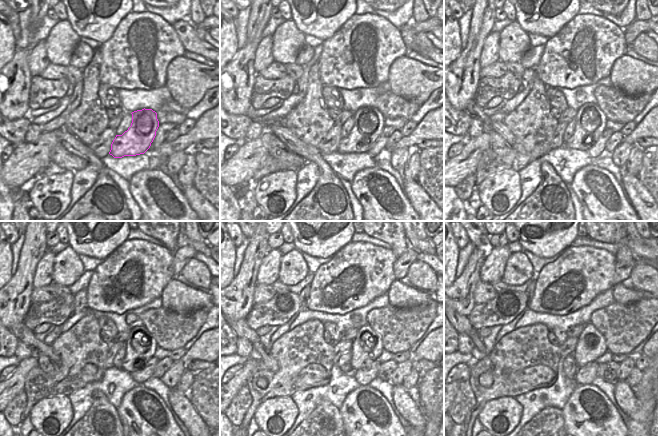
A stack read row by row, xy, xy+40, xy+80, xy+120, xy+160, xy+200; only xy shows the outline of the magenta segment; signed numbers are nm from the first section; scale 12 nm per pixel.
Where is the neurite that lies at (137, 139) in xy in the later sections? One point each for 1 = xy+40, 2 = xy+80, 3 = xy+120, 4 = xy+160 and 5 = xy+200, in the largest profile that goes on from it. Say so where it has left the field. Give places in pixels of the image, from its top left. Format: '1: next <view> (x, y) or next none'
1: next xy+40 (369, 121)
2: next xy+80 (590, 120)
3: next xy+120 (141, 345)
4: next xy+160 (367, 346)
5: next xy+200 (591, 345)

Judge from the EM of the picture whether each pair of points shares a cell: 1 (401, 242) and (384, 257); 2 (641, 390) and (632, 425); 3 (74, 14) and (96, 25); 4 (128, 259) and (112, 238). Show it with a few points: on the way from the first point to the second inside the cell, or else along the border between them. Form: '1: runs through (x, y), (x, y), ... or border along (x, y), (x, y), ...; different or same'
1: border along (390, 249), (397, 257); different
2: runs through (646, 401), (647, 420), (643, 424); same
3: runs through (76, 21), (89, 22); same
4: border along (127, 238), (104, 260); different

